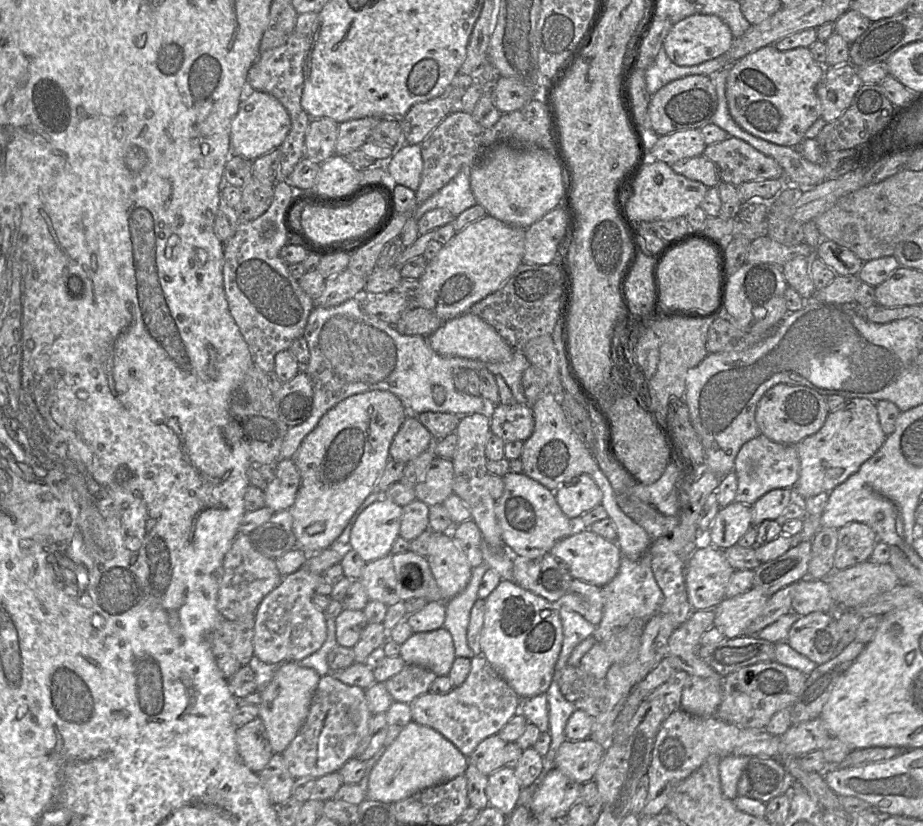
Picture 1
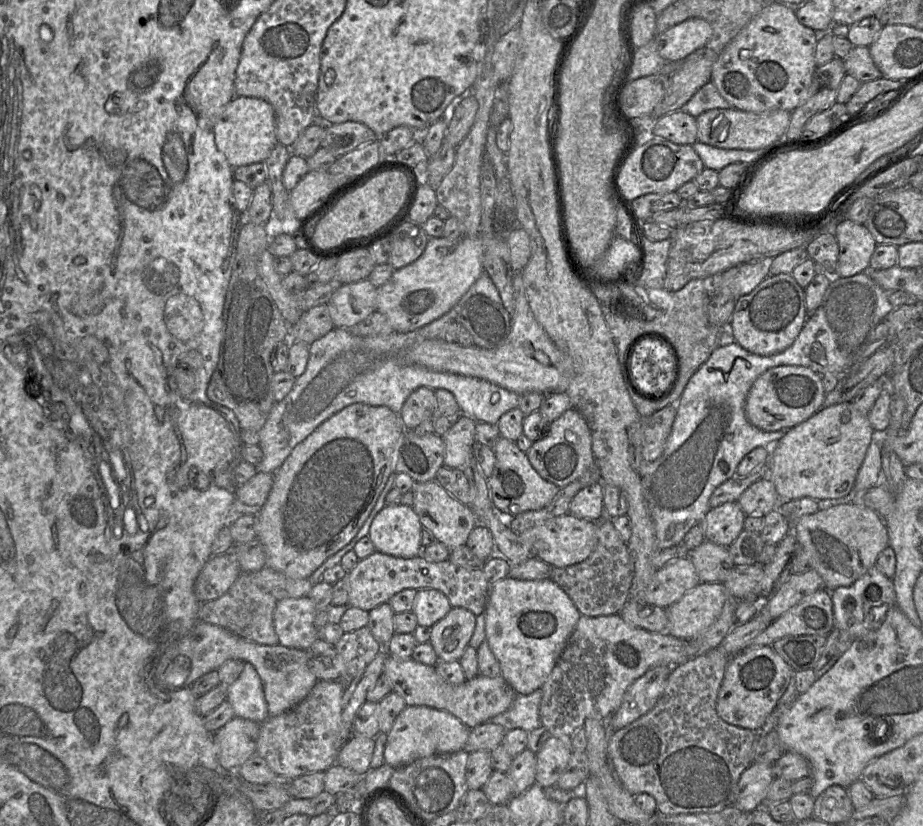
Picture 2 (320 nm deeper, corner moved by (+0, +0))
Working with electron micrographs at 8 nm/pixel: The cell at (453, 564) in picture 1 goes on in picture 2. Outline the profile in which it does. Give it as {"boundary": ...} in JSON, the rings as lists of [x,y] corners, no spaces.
{"boundary":[[[434,480],[416,483],[412,491],[413,509],[421,525],[431,532],[434,539],[450,550],[465,545],[471,531],[476,527],[475,514],[471,507],[455,499]]]}

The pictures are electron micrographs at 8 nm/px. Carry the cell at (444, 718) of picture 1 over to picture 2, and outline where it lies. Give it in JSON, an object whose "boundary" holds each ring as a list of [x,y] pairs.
{"boundary":[[[389,654],[385,660],[383,675],[388,678],[392,691],[400,695],[407,706],[426,706],[449,712],[470,729],[505,712],[516,695],[502,676],[491,678],[479,674],[471,680],[453,685],[441,678],[435,666],[427,666],[412,659],[400,660]]]}

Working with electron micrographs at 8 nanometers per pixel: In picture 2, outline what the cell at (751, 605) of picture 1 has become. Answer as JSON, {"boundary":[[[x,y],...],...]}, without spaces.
{"boundary":[[[700,582],[681,599],[666,608],[668,633],[689,639],[712,625],[730,595],[720,582]]]}

